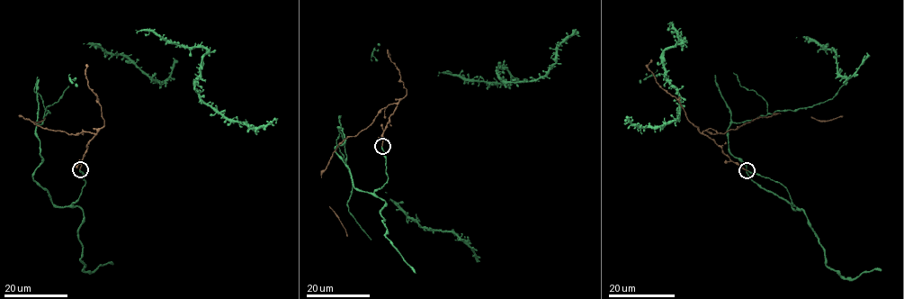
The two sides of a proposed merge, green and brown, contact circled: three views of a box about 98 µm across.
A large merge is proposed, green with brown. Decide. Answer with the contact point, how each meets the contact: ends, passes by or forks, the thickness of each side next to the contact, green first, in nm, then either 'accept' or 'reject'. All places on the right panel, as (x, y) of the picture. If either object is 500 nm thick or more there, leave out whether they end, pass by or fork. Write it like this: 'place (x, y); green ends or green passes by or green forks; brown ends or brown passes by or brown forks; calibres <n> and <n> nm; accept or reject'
place (747, 170); green ends; brown ends; calibres 180 and 140 nm; accept

